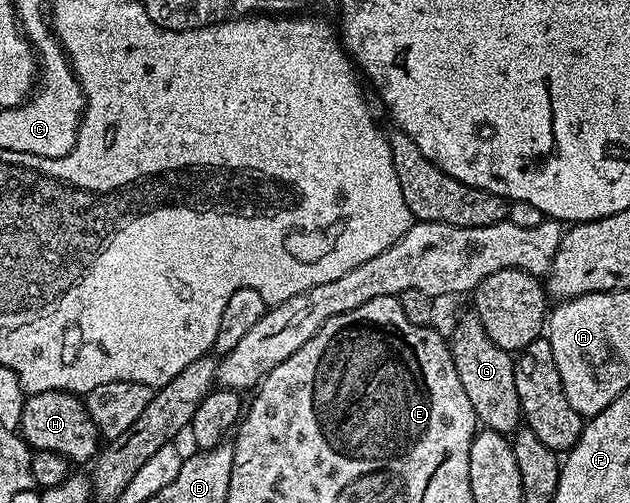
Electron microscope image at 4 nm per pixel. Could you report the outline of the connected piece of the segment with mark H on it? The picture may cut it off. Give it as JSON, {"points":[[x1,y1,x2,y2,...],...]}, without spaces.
{"points":[[46,391,27,395,23,400,19,434,23,436,27,446,35,451,61,454,75,465,87,462,90,464,101,450,101,436,97,425,89,417,86,402,69,391]]}

